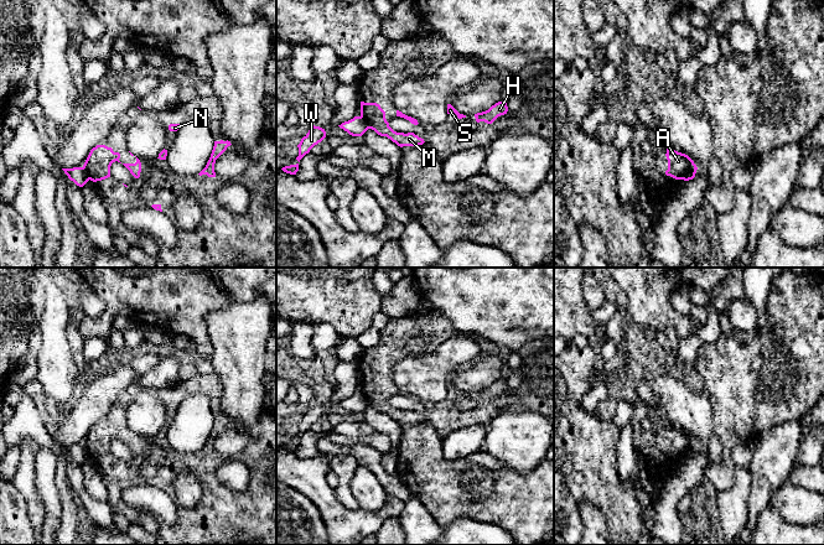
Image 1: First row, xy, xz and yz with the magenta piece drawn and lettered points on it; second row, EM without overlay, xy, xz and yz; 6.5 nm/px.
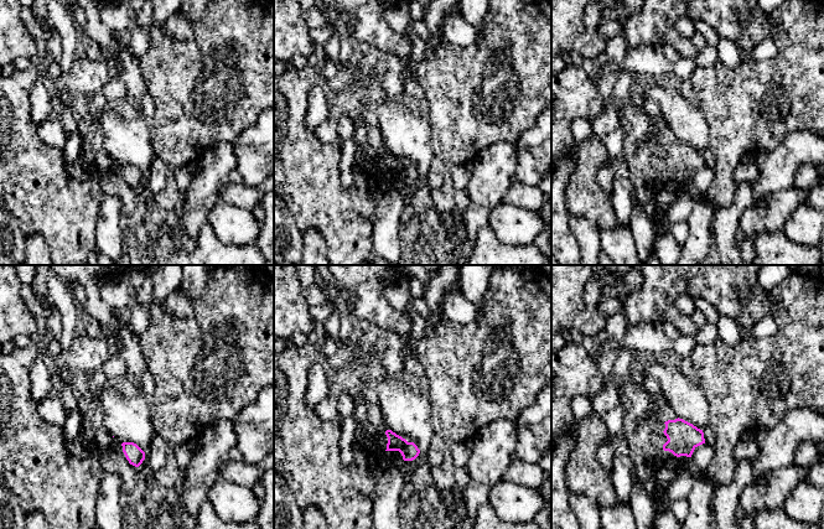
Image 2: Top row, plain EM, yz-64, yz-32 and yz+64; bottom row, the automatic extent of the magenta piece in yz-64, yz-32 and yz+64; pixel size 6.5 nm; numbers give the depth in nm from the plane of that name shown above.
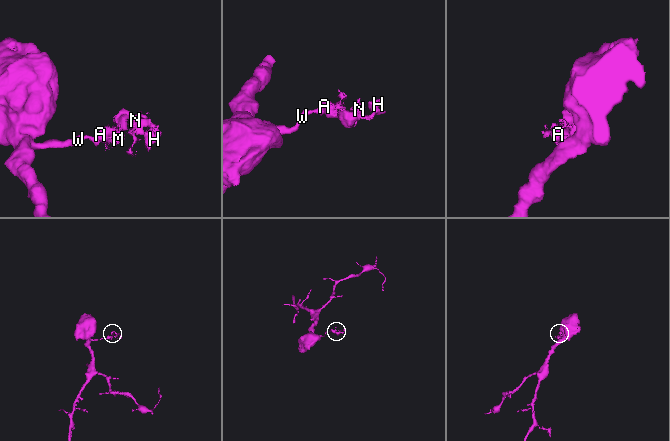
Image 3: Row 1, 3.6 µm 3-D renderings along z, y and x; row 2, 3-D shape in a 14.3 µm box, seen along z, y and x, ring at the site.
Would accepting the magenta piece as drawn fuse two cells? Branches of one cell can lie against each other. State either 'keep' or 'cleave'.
cleave

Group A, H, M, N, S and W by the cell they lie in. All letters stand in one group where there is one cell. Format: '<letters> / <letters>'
A H M N S / W

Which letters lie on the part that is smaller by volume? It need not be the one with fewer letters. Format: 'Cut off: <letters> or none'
Cut off: A, H, M, N, S

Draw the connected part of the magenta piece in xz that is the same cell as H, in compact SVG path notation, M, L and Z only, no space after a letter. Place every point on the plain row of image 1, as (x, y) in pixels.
M498 379L492 383L488 388L475 391L476 399L484 399L492 401L498 394L507 391L508 384L507 380Z

